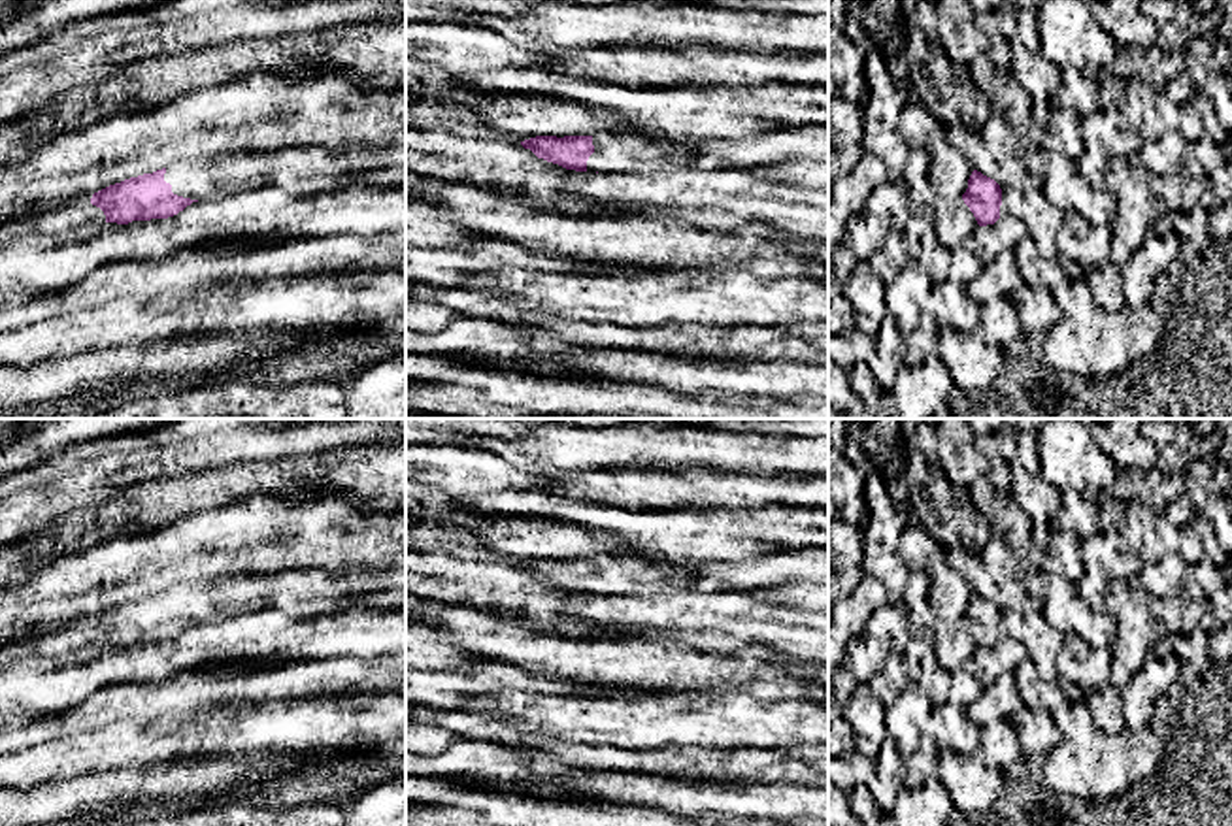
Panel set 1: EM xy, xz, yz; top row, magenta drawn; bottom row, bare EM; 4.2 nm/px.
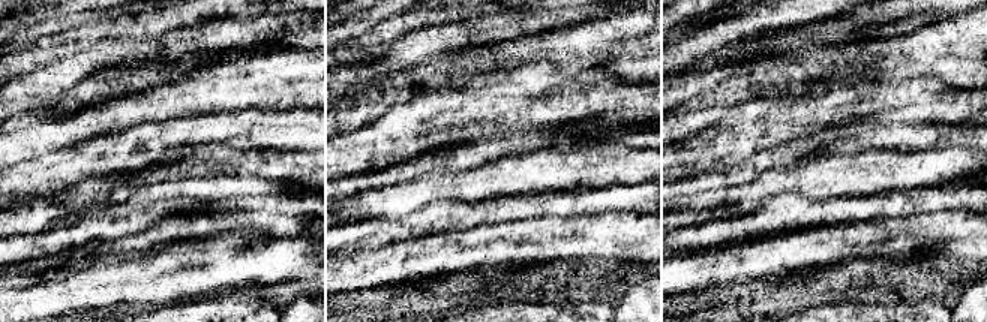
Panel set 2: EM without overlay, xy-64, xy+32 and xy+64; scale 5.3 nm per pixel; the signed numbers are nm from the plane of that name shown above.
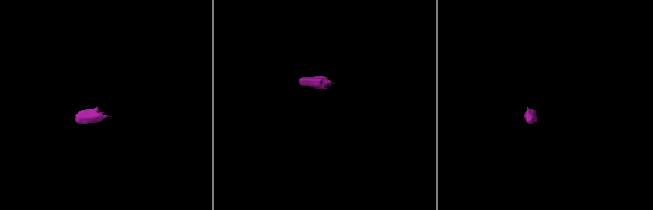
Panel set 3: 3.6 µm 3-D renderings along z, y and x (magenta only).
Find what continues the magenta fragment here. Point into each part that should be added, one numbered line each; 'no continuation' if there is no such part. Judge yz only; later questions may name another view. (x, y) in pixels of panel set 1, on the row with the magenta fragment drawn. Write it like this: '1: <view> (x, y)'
no continuation

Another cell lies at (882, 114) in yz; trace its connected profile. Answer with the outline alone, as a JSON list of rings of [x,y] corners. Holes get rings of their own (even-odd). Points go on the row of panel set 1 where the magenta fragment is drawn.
[[[870,47],[864,62],[870,96],[862,107],[862,149],[879,157],[887,168],[887,181],[898,181],[909,145],[902,134],[902,113],[909,102],[909,89],[894,83],[877,47]]]

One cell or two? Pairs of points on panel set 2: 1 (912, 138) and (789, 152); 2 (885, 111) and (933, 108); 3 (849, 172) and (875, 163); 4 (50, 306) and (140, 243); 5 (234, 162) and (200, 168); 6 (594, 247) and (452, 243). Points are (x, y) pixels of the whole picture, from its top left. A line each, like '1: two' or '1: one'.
1: one
2: one
3: one
4: two
5: one
6: one

